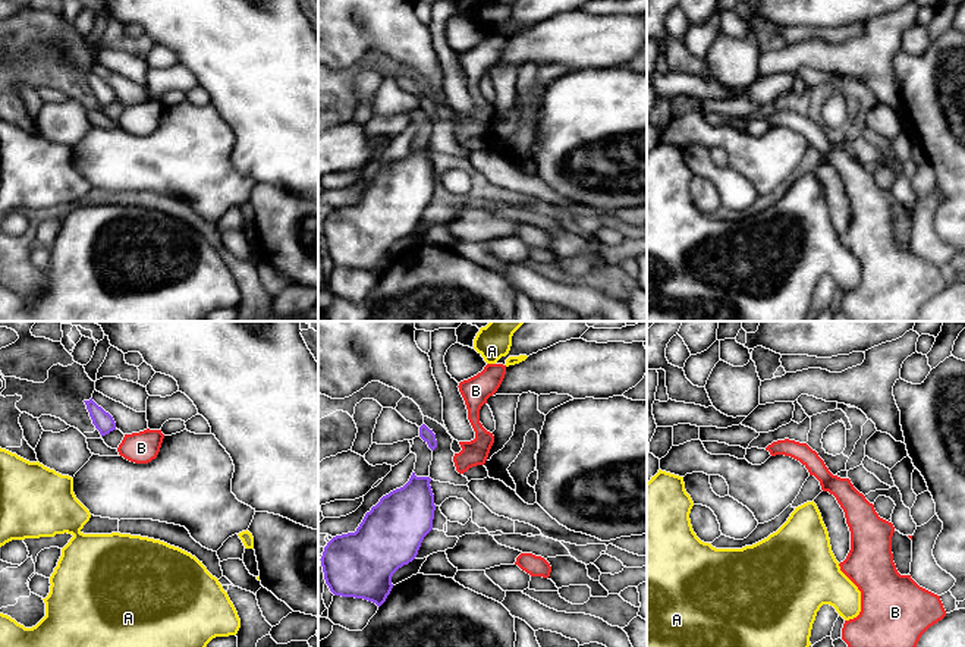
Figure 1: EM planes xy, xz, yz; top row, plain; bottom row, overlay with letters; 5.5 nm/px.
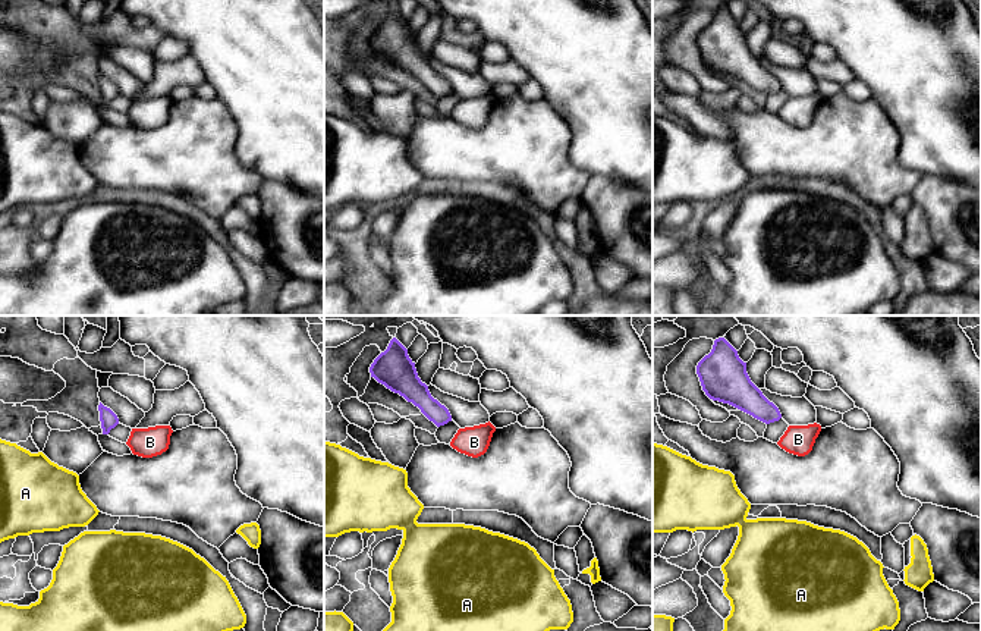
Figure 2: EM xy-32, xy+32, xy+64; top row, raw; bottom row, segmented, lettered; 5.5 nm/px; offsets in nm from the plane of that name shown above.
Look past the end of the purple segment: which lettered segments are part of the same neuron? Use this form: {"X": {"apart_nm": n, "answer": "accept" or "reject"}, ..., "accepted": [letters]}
{"A": {"apart_nm": 280, "answer": "reject"}, "B": {"apart_nm": 60, "answer": "reject"}, "accepted": []}

